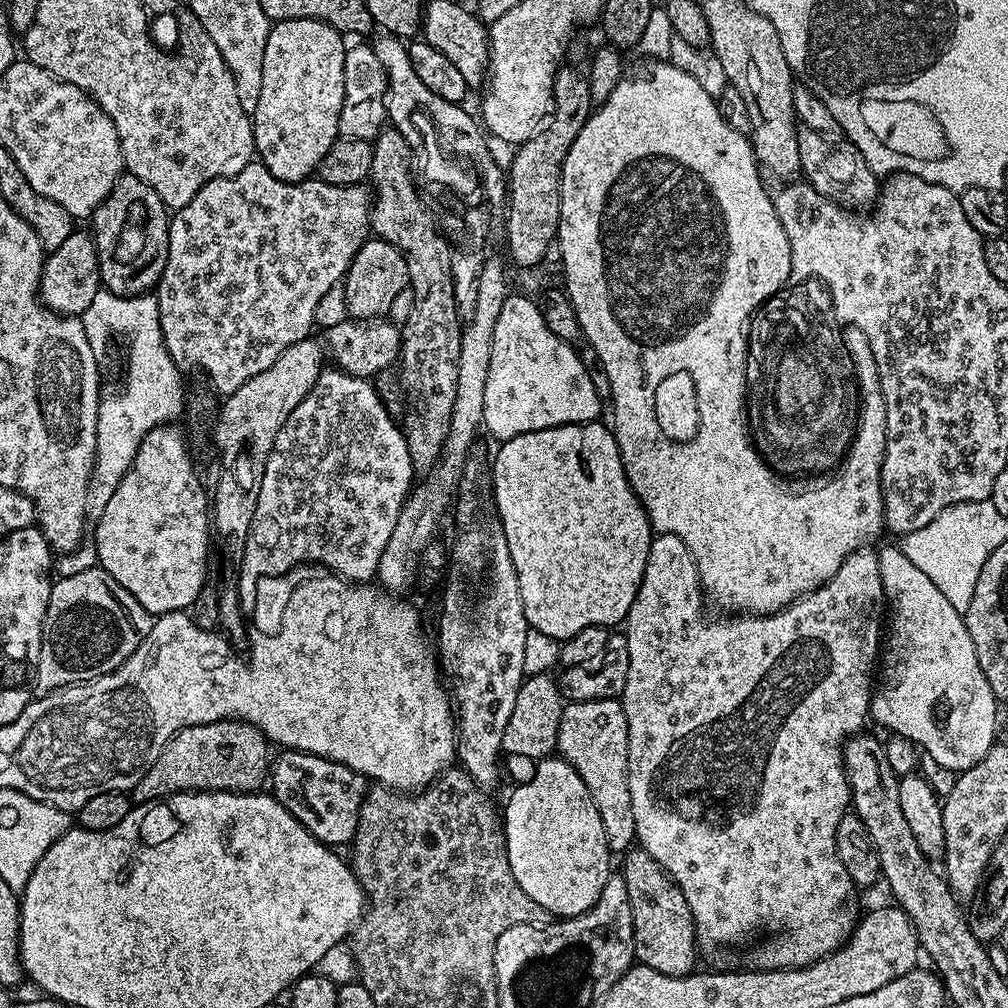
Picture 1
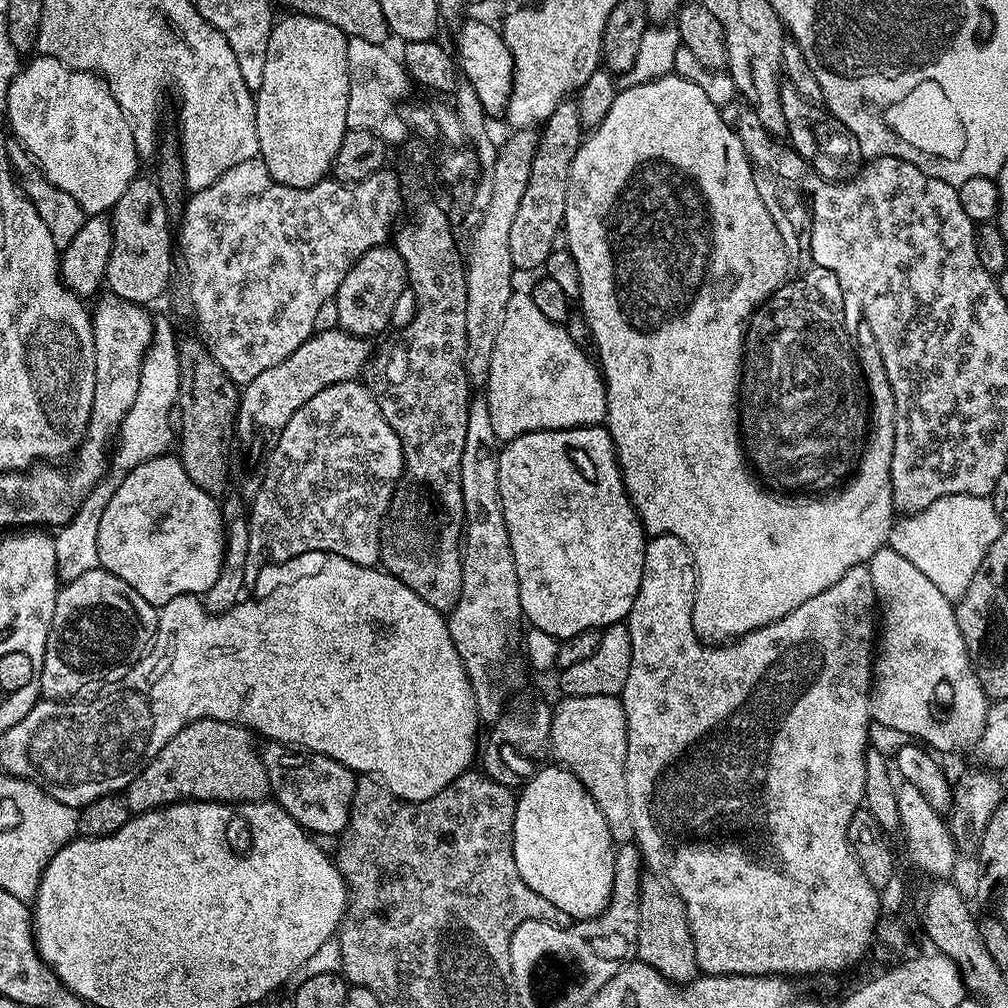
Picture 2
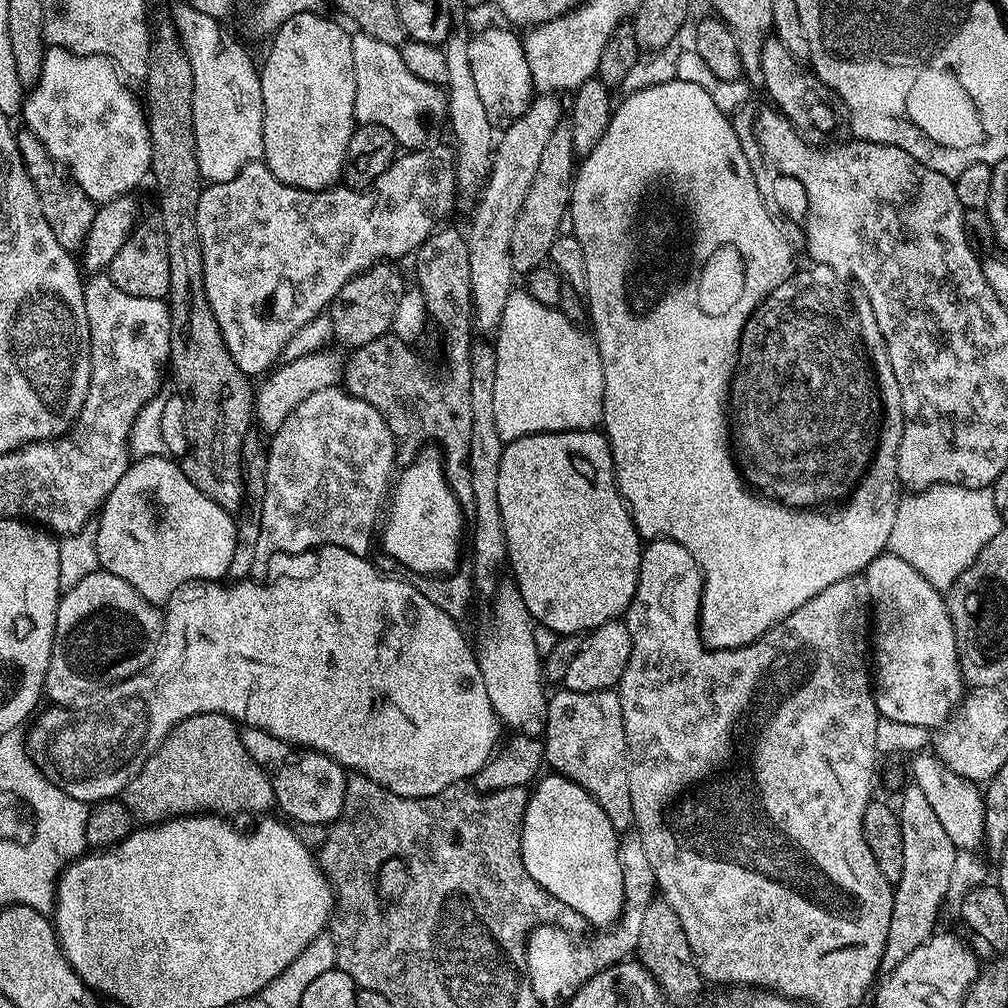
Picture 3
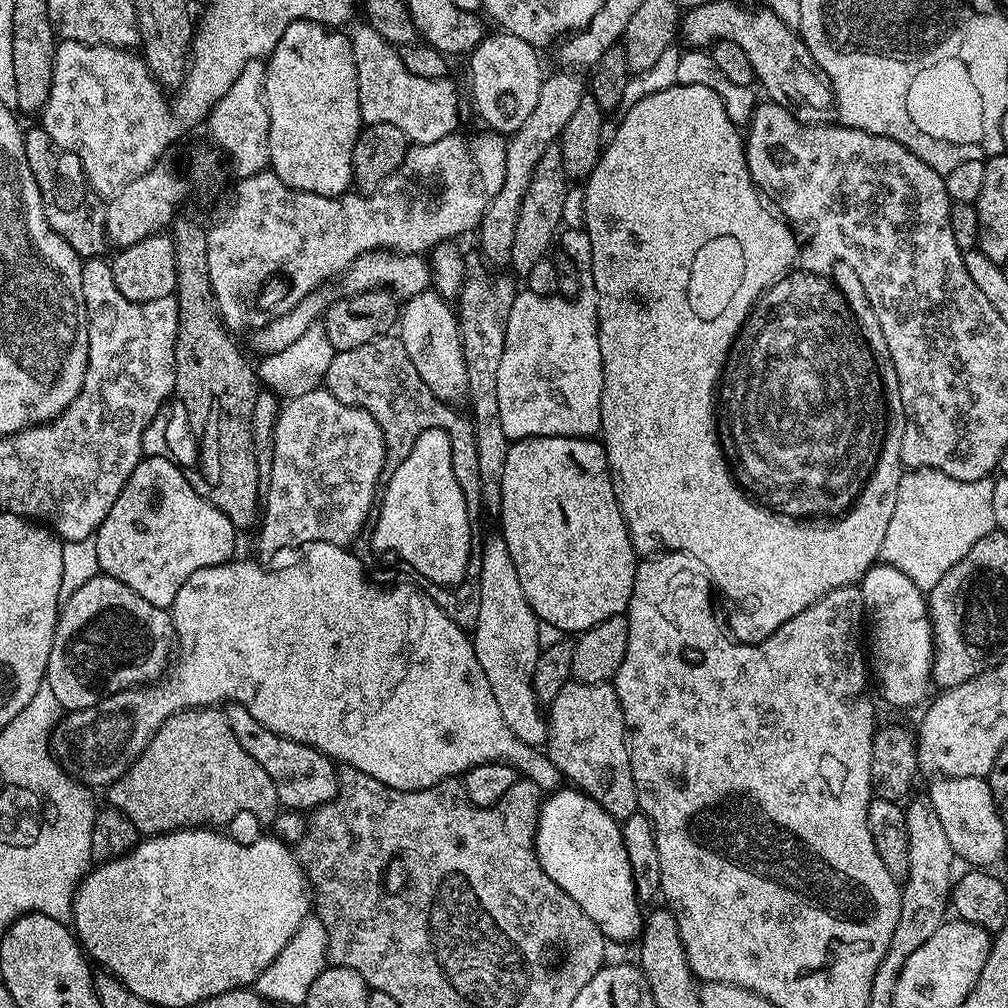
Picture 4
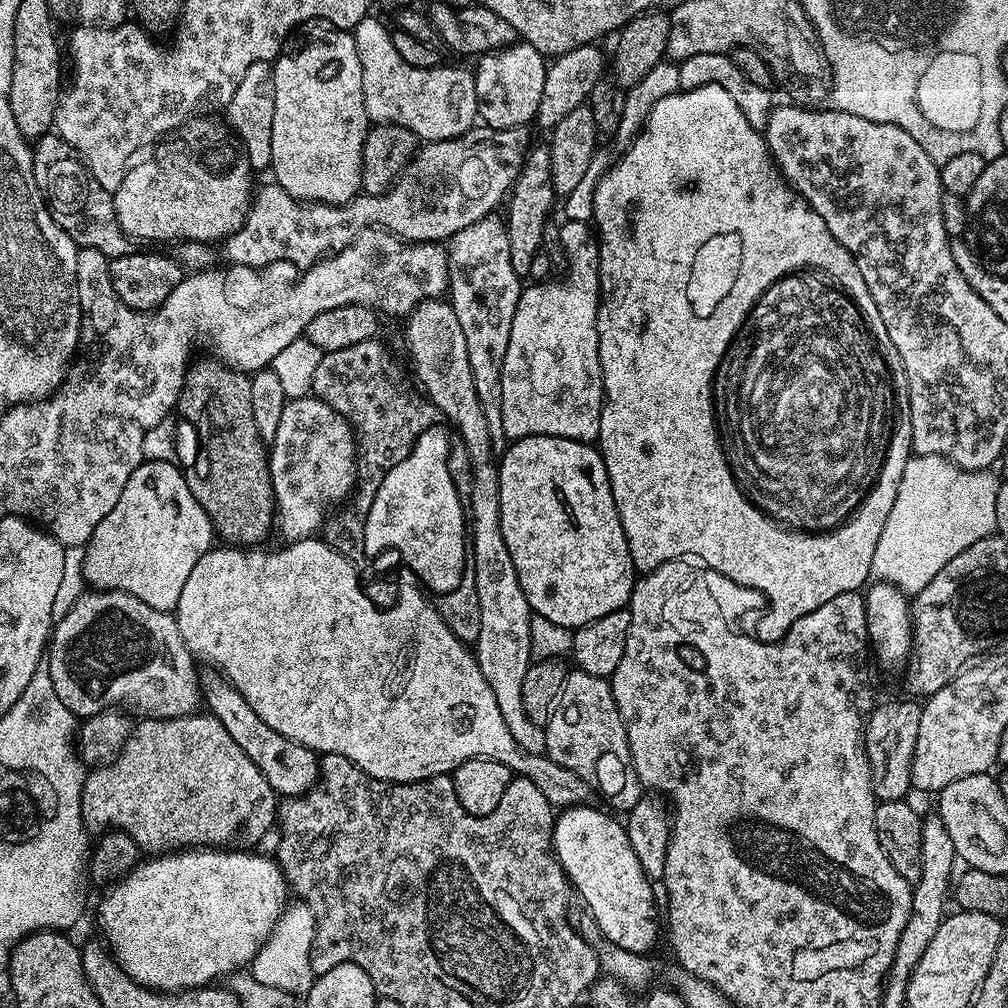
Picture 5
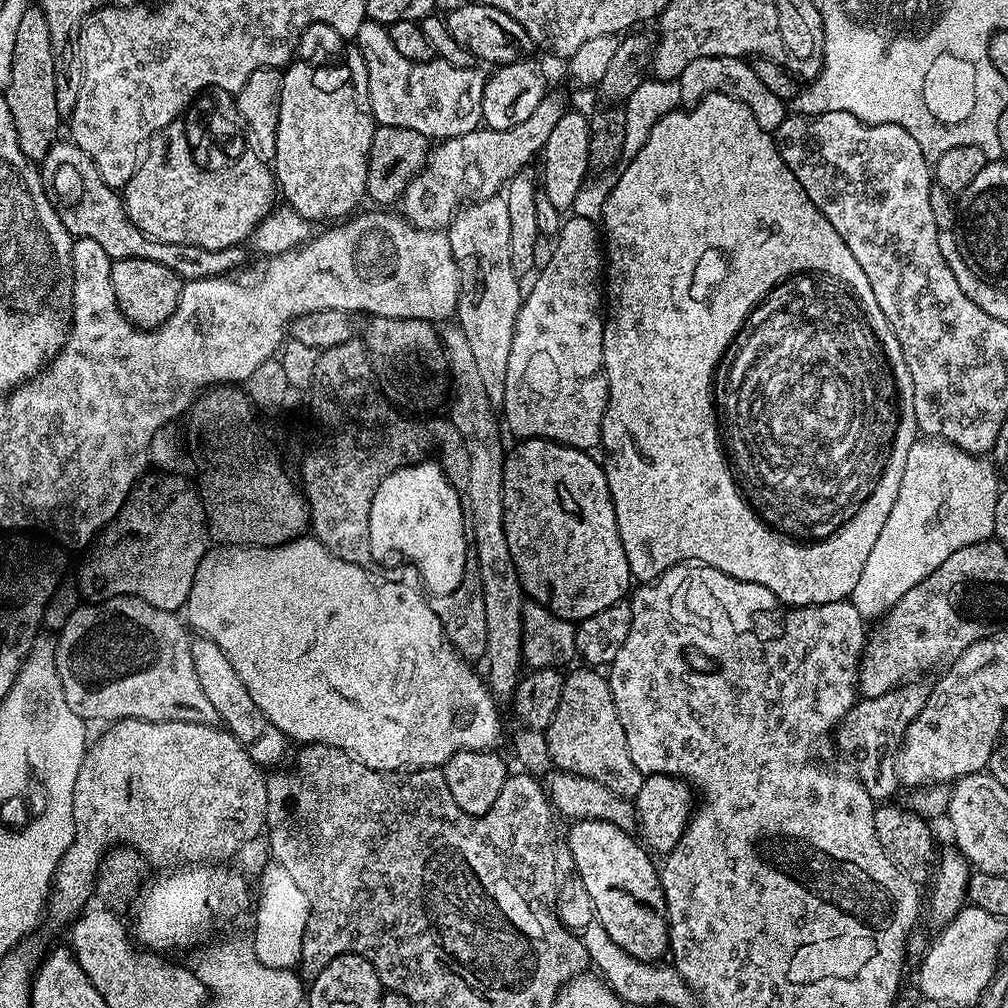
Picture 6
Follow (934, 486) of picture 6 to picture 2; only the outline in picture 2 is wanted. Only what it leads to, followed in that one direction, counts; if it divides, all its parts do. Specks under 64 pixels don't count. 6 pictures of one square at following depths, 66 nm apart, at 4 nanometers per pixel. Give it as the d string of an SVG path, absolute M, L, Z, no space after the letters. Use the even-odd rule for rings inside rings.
M950 494L938 498L921 512L897 519L893 523L891 534L888 535L887 547L898 550L902 558L914 562L914 566L918 566L918 570L922 570L922 574L926 574L926 578L930 578L930 582L934 582L934 586L938 586L938 590L942 590L948 600L955 602L962 598L962 594L966 594L966 586L970 586L970 582L974 582L974 578L982 571L990 546L998 542L1000 533L1005 531L1005 528L1006 525L994 510L991 498L974 494Z

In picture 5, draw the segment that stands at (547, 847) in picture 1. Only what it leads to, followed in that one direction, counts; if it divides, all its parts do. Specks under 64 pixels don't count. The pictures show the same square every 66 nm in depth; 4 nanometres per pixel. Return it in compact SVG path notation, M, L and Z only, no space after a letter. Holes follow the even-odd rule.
M577 806L565 808L555 817L552 826L552 850L556 860L564 867L564 875L573 889L580 891L582 899L588 903L596 924L600 927L599 935L616 944L622 950L651 953L656 944L656 938L661 937L662 924L656 921L656 896L652 893L653 881L642 870L642 862L634 855L634 846L630 846L628 829L623 823L615 820L615 815L607 816L593 806Z

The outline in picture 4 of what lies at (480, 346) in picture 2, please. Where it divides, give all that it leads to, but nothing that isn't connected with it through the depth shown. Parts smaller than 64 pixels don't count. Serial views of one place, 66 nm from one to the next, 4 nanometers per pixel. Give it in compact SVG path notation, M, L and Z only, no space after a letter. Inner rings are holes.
M560 70L545 75L542 82L542 90L538 90L538 103L533 112L526 117L526 122L517 132L511 133L506 140L506 172L502 178L502 188L486 206L486 210L480 219L478 235L480 235L480 252L492 264L500 264L509 259L512 254L514 242L514 226L518 222L518 210L522 208L522 198L530 184L530 178L538 166L538 158L546 154L559 141L566 122L578 110L578 102L586 95L586 80L579 71Z

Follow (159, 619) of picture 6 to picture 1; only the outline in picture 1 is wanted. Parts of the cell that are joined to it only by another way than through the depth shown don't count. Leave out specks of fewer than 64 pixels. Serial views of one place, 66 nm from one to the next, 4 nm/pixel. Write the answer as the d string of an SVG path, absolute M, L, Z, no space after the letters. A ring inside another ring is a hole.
M97 566L82 570L82 574L60 576L50 590L48 613L44 619L44 636L40 639L40 657L34 669L34 688L37 693L47 694L83 685L100 676L108 676L120 668L140 648L152 629L154 617L144 609L134 594L119 584L109 572Z

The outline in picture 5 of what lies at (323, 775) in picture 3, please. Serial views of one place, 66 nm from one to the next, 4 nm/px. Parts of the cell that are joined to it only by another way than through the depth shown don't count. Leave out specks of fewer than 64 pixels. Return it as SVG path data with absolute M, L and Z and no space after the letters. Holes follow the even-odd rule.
M208 670L205 676L203 673L199 677L199 682L202 700L206 708L208 704L207 711L214 718L218 718L218 722L222 722L222 726L226 726L230 738L234 738L234 742L238 742L238 746L242 746L242 754L246 754L246 758L250 758L250 762L254 762L254 766L258 766L258 770L262 770L266 782L275 790L277 797L302 796L316 785L320 774L317 753L278 734L278 730L270 730L270 726L266 726L266 722L262 722L262 718L258 718L258 714L254 714L254 710L250 710L246 698L242 698L242 694L238 694L236 687L224 679L219 671Z

